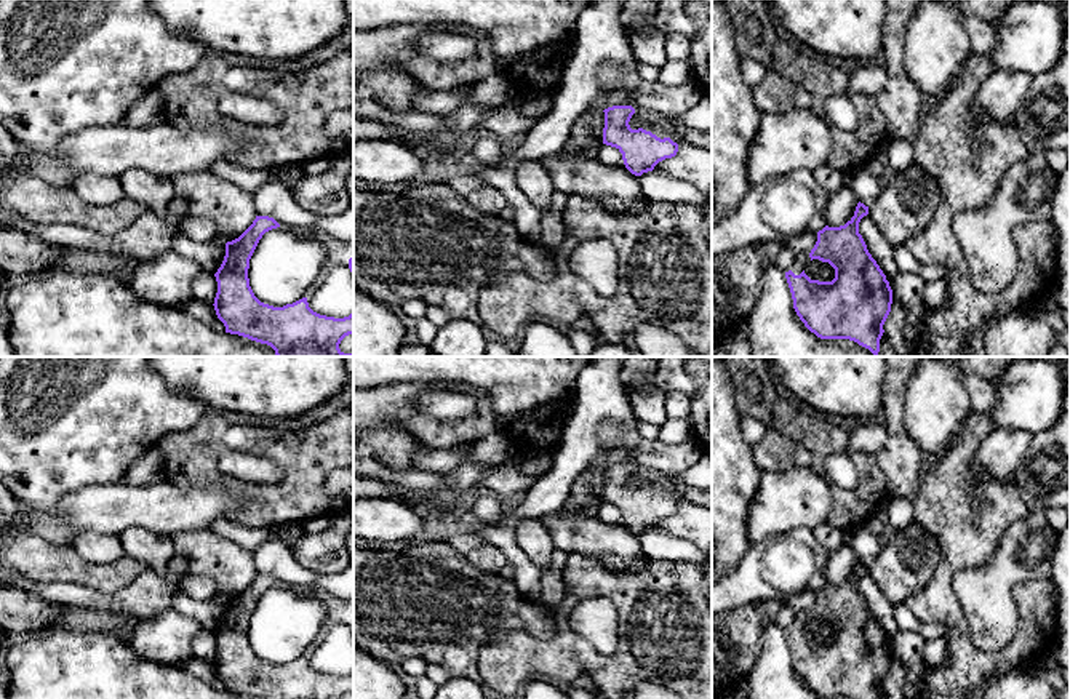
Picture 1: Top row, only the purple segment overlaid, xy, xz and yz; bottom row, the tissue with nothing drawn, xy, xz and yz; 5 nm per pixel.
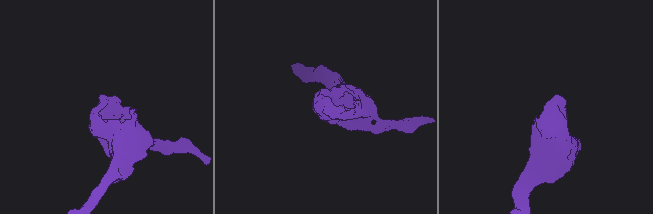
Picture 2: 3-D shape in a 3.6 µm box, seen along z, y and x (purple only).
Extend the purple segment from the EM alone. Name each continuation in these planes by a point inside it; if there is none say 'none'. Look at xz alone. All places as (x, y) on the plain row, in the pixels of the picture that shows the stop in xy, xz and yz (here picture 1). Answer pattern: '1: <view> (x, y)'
1: xz (664, 485)

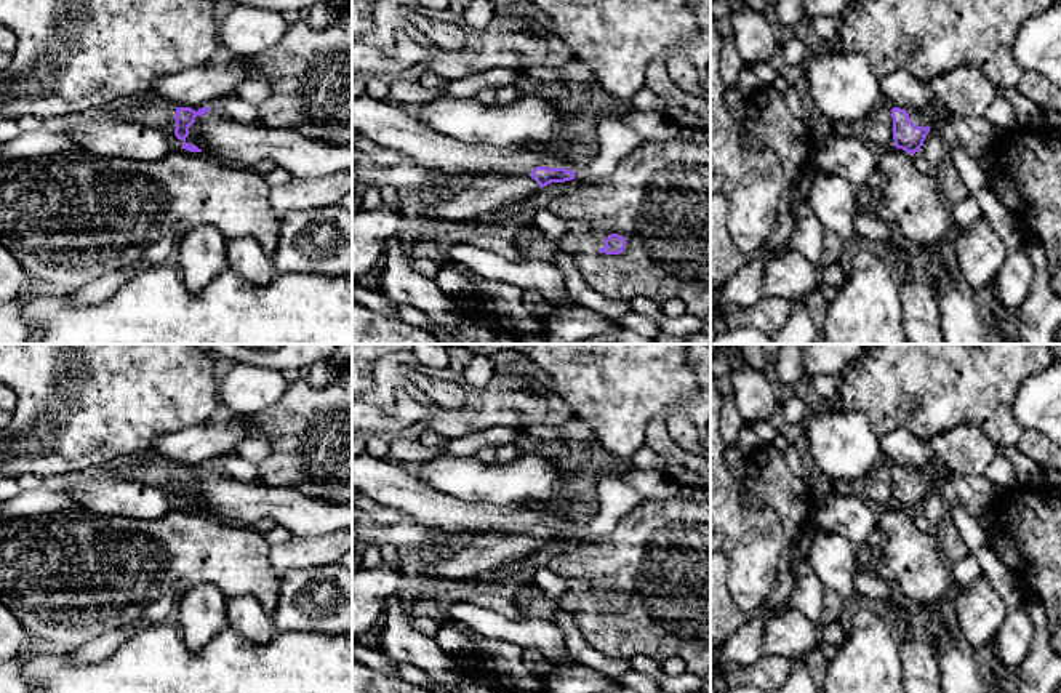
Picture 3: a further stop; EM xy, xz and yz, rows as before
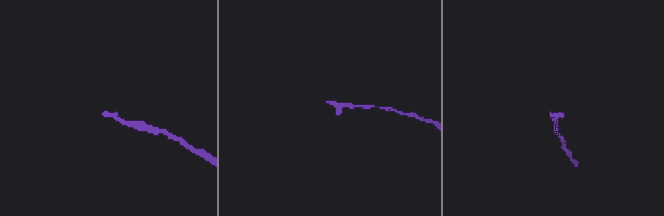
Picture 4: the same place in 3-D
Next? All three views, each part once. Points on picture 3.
1: yz (916, 476)

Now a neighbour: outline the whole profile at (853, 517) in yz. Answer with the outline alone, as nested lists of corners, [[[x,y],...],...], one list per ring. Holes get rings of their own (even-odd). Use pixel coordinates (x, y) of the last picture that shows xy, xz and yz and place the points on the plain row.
[[[832,493],[813,501],[811,520],[816,527],[840,535],[856,547],[875,531],[882,509],[863,495]]]

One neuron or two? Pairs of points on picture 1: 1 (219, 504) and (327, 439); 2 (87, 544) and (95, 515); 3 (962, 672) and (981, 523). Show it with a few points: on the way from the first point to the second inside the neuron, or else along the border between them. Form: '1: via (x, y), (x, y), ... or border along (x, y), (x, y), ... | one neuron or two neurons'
1: border along (199, 487), (229, 488), (243, 504) | two neurons
2: border along (117, 536), (82, 531), (71, 544) | two neurons
3: via (958, 635), (944, 607), (944, 573), (952, 560) | one neuron

